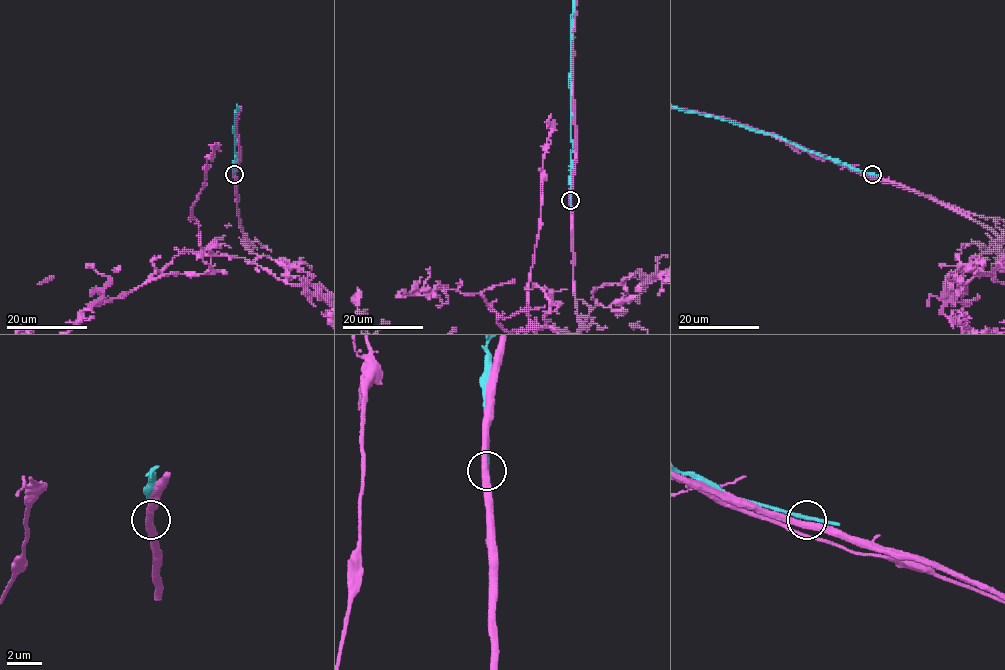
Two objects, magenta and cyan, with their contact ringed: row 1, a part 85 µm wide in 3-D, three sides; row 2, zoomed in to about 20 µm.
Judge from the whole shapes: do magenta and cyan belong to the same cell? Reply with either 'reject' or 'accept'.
reject

